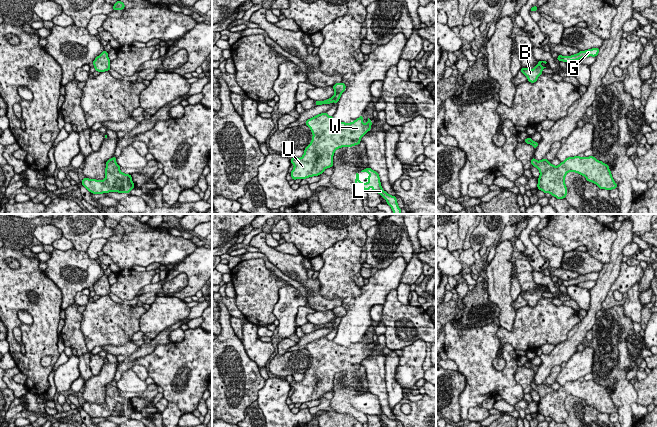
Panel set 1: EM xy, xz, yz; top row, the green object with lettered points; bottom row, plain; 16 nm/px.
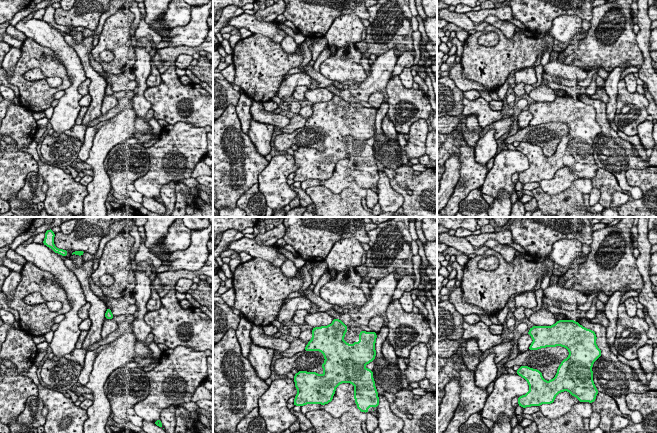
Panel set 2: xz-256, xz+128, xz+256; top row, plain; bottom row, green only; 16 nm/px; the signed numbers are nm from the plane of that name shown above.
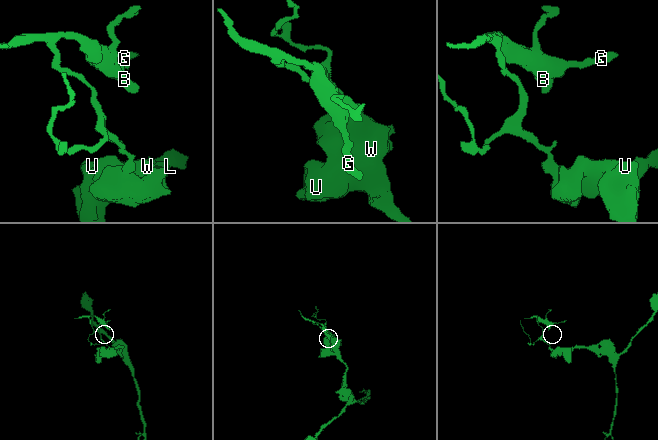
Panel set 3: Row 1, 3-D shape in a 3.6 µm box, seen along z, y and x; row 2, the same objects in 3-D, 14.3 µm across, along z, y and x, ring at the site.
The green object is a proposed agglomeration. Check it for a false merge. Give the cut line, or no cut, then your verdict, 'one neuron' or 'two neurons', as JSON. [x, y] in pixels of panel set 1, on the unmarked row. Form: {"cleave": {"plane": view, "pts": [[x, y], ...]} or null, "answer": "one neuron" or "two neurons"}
{"cleave": {"plane": "xz", "pts": [[340, 316], [333, 325]]}, "answer": "two neurons"}

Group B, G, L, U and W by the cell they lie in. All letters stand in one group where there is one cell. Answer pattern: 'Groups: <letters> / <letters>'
Groups: B G / L U W

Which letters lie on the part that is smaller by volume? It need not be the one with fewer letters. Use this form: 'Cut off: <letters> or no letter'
Cut off: B, G

